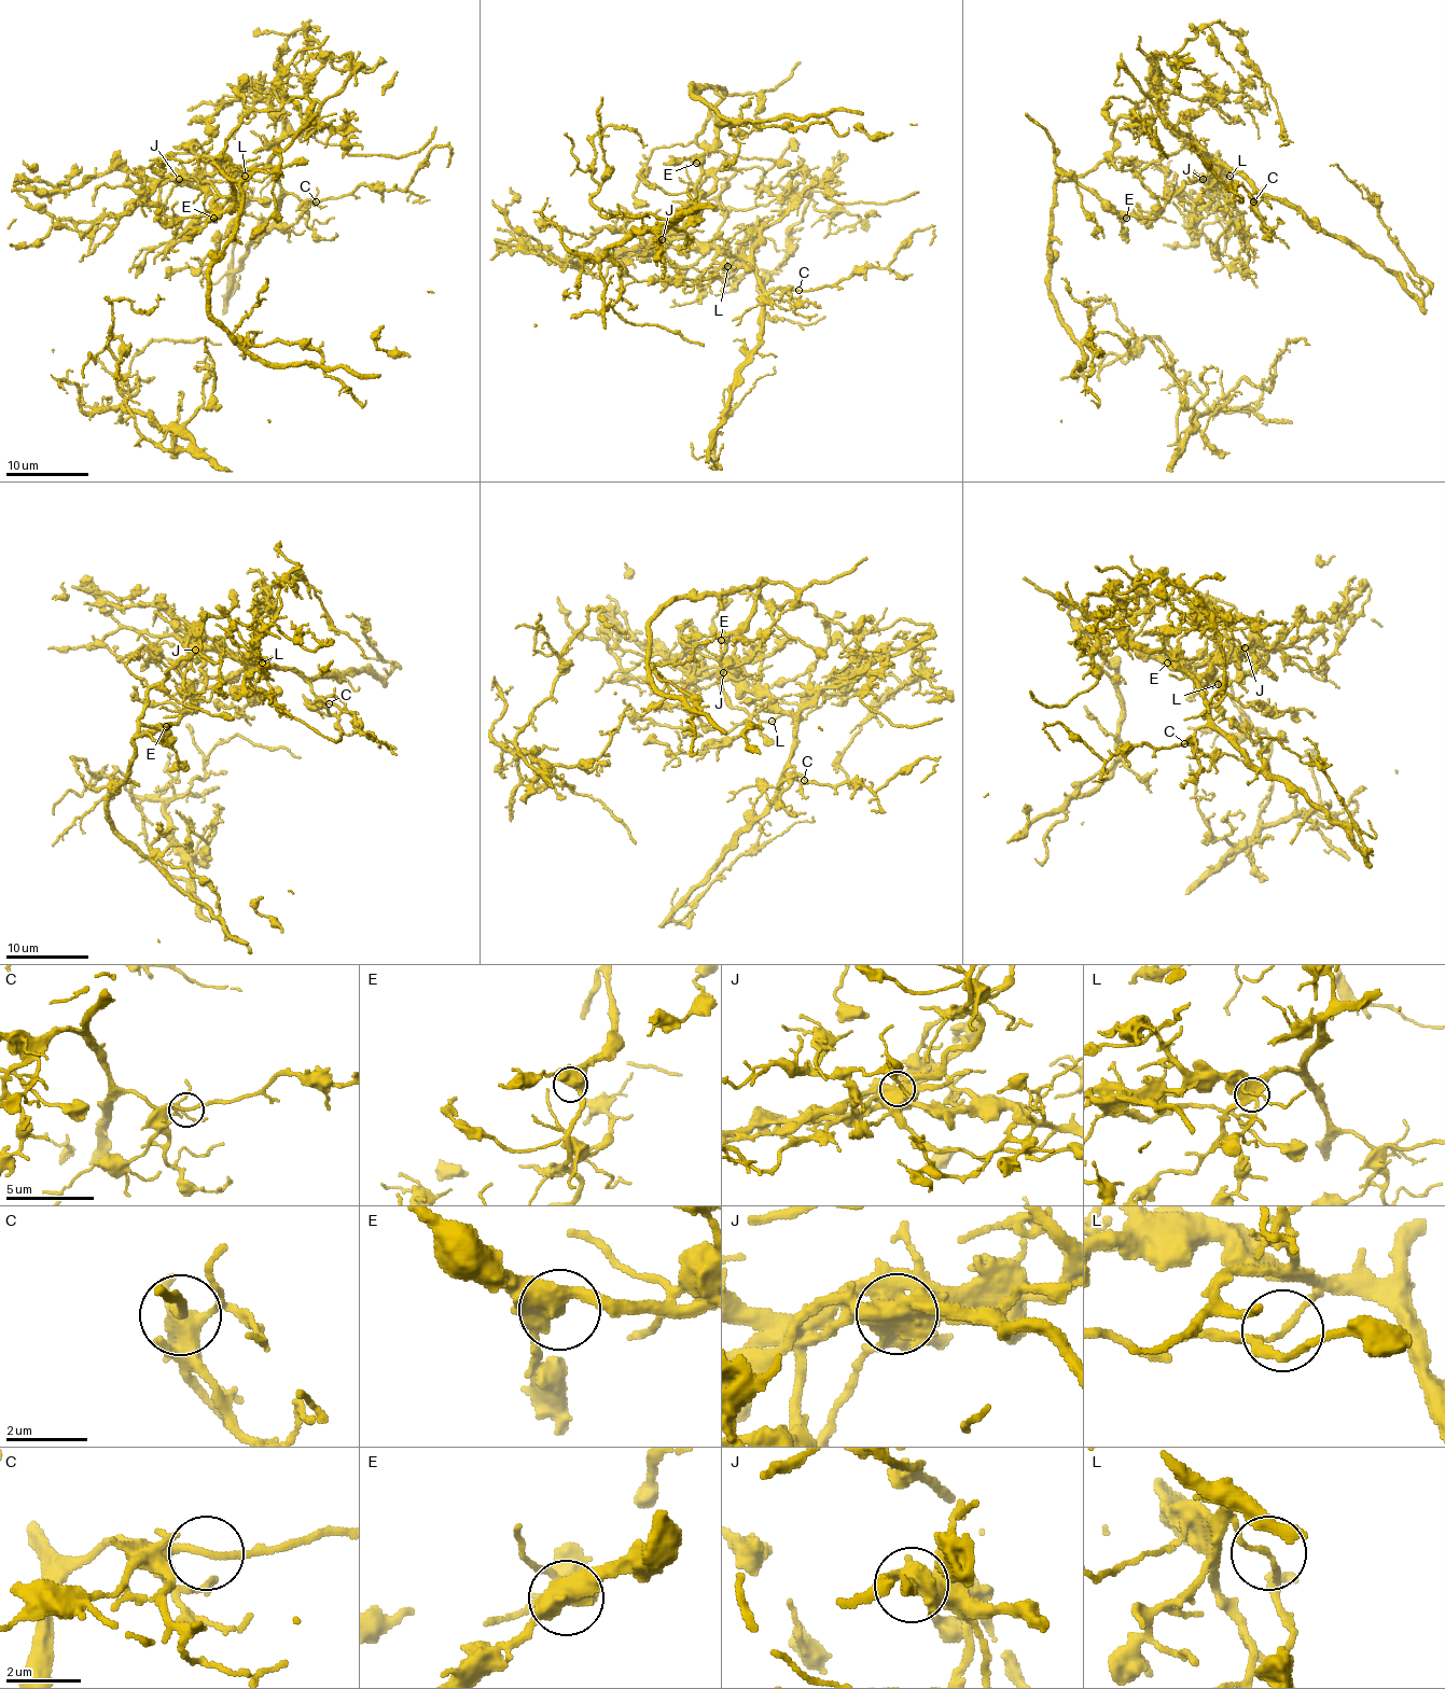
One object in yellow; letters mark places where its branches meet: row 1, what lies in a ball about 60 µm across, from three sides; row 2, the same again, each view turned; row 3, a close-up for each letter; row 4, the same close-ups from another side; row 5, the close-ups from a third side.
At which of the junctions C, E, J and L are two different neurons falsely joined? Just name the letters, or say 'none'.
J, L

